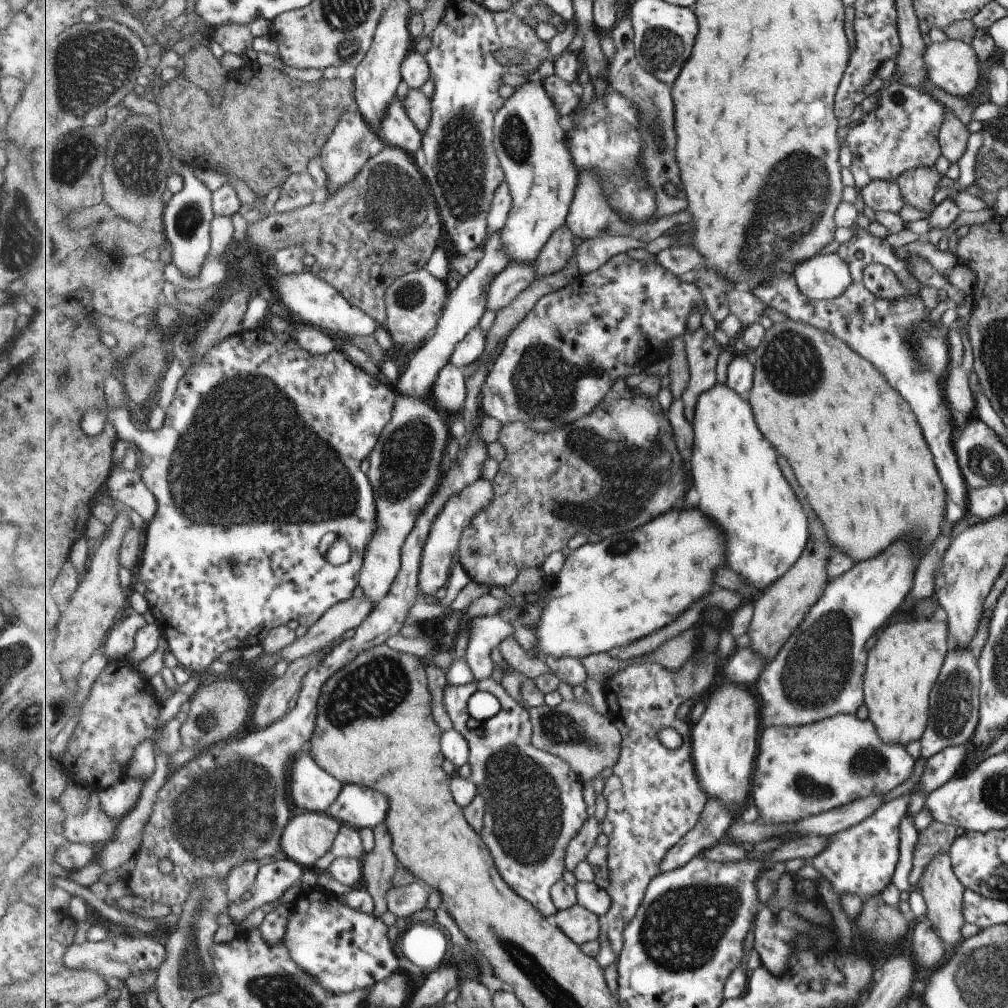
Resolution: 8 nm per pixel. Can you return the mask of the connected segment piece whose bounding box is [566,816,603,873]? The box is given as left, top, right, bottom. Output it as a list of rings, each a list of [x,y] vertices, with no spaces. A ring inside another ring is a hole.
[[[595,816],[589,817],[587,822],[583,824],[579,834],[570,842],[568,853],[566,854],[566,868],[568,871],[573,873],[580,862],[588,860],[601,833],[603,833],[602,825],[598,823]]]

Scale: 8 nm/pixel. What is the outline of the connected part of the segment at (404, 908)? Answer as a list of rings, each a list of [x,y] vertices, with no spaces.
[[[421,879],[411,885],[391,887],[386,894],[388,910],[396,917],[409,921],[409,916],[413,916],[417,910],[423,910],[426,902],[429,902],[432,889]]]

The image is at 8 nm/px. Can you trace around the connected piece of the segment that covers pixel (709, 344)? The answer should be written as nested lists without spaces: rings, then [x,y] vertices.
[[[703,326],[684,332],[685,350],[690,373],[690,382],[683,392],[686,417],[694,419],[698,398],[718,383],[718,358],[722,345]]]

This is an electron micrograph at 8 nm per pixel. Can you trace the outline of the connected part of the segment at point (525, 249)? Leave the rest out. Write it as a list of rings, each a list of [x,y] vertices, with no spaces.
[[[555,59],[545,61],[538,69],[526,75],[526,81],[517,85],[514,93],[506,100],[506,104],[498,111],[495,129],[495,144],[499,160],[506,172],[505,182],[511,189],[514,203],[509,220],[502,228],[502,240],[505,252],[512,258],[510,261],[530,263],[539,258],[543,247],[560,226],[567,223],[571,202],[575,198],[575,188],[579,184],[579,168],[575,166],[573,154],[568,145],[568,129],[554,98],[548,93],[544,81],[556,74]]]

